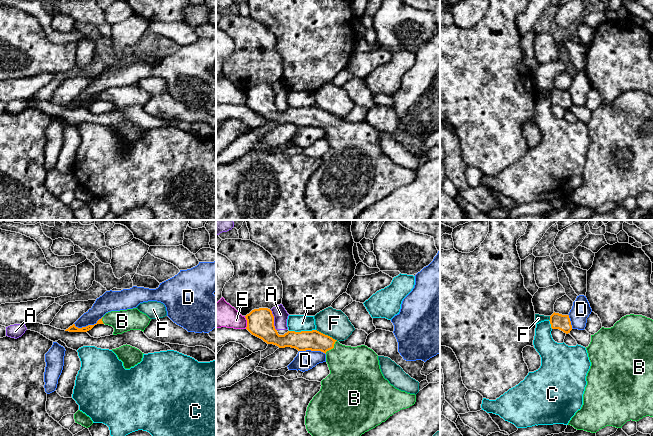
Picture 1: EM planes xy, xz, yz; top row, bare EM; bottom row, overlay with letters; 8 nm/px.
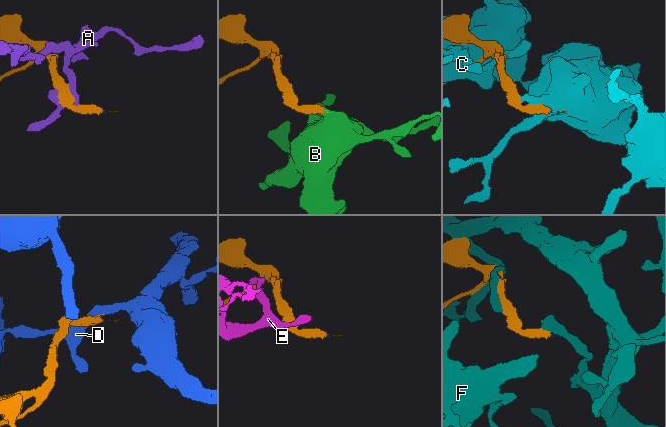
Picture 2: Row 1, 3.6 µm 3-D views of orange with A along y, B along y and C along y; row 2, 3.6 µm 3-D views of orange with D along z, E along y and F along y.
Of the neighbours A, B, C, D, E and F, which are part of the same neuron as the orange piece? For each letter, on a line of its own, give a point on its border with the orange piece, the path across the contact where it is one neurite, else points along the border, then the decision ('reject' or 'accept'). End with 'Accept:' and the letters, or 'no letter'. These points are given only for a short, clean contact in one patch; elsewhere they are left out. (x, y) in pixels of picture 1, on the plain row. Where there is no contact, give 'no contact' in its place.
A: meets orange in xz at (273, 96); reject
B: meets orange in xz at (332, 124); runs through xz (314, 116), (325, 119), (332, 124), (353, 146); accept
C: meets orange in xz at (302, 107); reject
D: meets orange in xy at (88, 101); border along xy (102, 92), (93, 100), (81, 103), (74, 101); reject
E: meets orange in xz at (247, 98); reject
F: meets orange in xz at (327, 111); reject
Accept: B

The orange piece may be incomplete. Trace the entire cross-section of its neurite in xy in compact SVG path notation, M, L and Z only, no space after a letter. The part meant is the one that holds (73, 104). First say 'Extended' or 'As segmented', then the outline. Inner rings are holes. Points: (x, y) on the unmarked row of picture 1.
Extended. M137 84L120 86L120 87L111 87L106 89L101 95L97 97L94 101L88 101L86 103L78 104L73 100L65 107L69 108L87 108L91 106L97 100L105 100L112 102L114 104L113 111L122 110L130 106L141 106L144 108L145 104L149 101L151 95L144 89L140 88Z

